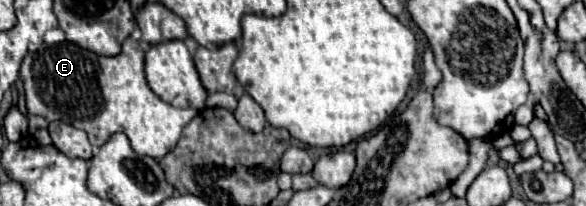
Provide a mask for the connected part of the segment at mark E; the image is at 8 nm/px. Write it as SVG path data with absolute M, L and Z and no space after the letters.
M133 38L123 42L123 52L117 56L99 56L71 42L41 46L37 52L29 52L21 66L27 114L81 128L89 134L93 146L103 146L111 134L123 132L139 156L159 160L177 146L183 128L197 116L197 110L175 108L163 102L149 88L143 62L145 52Z

